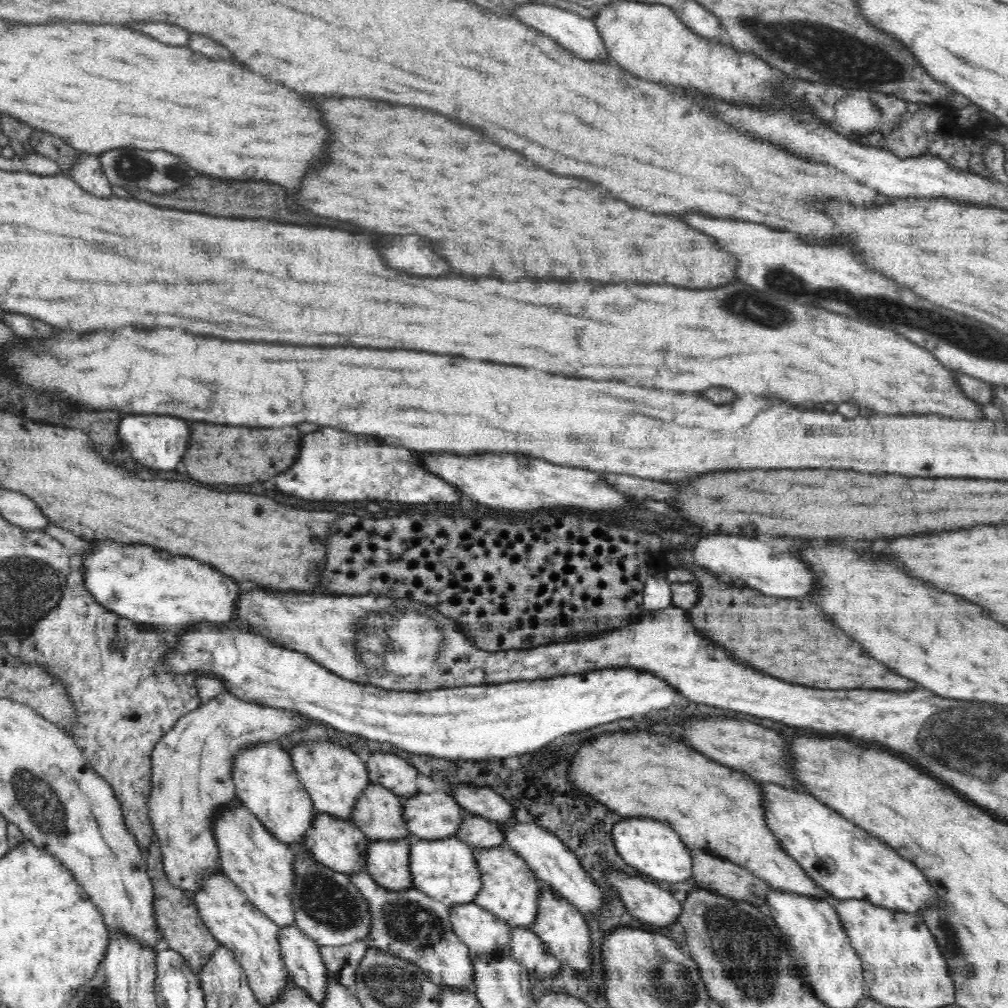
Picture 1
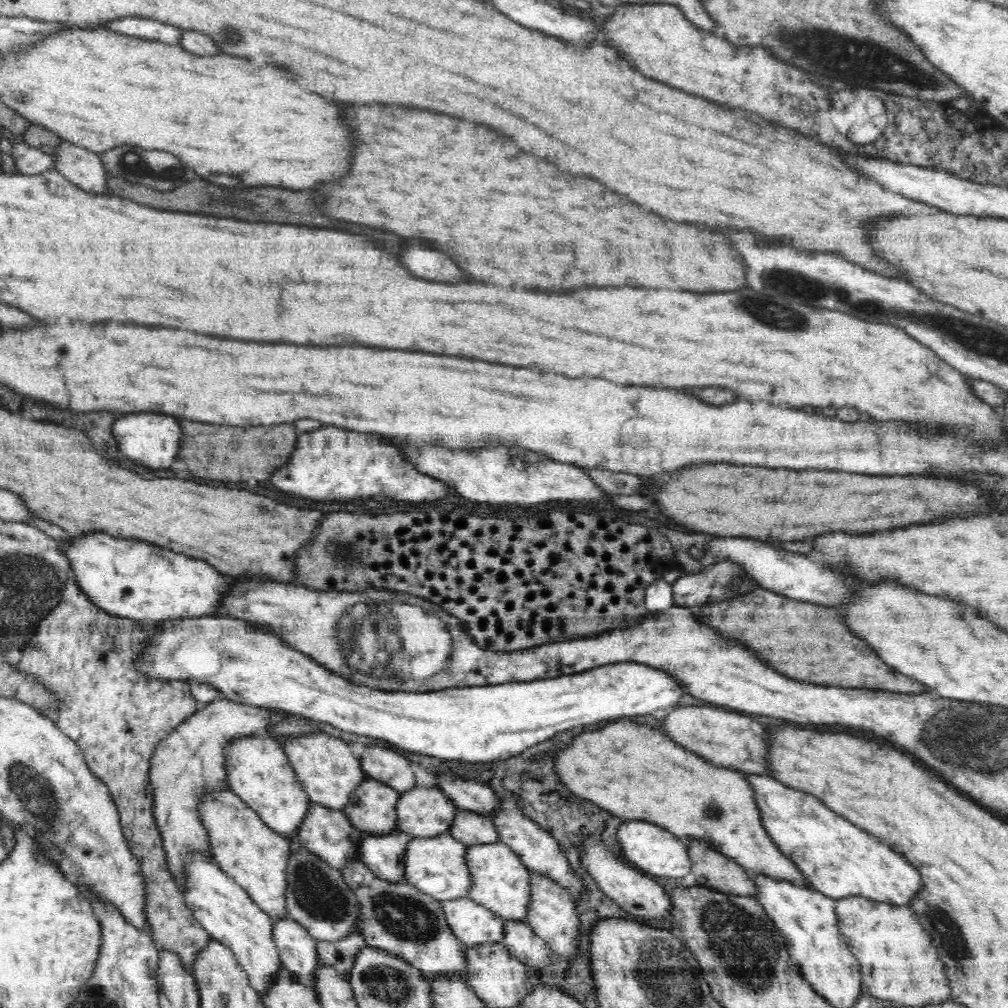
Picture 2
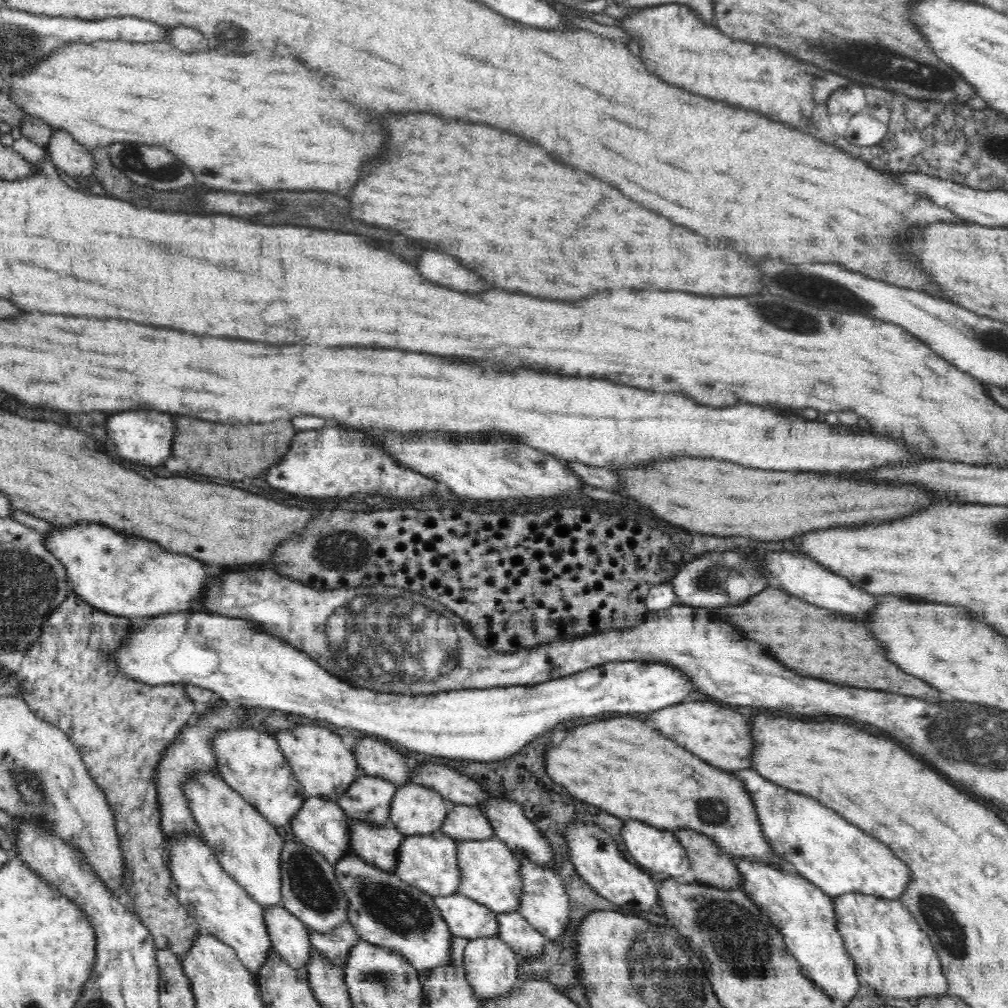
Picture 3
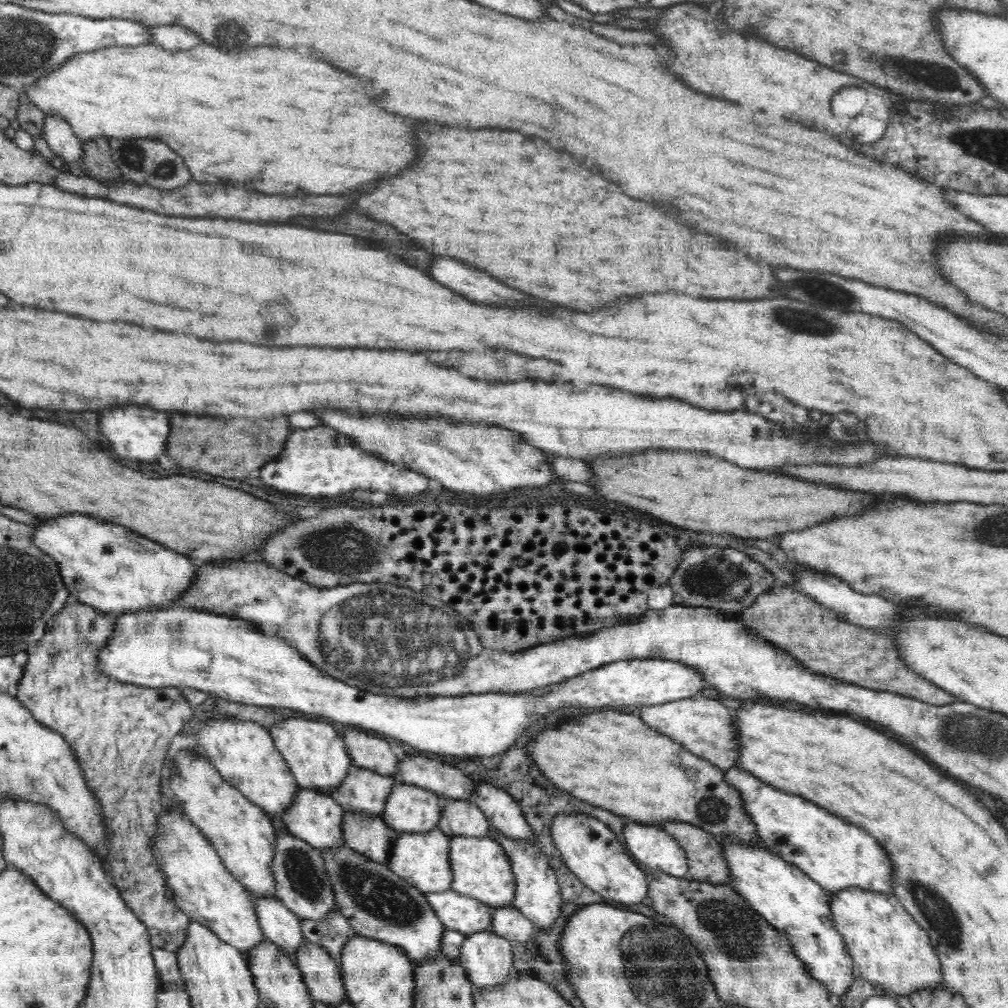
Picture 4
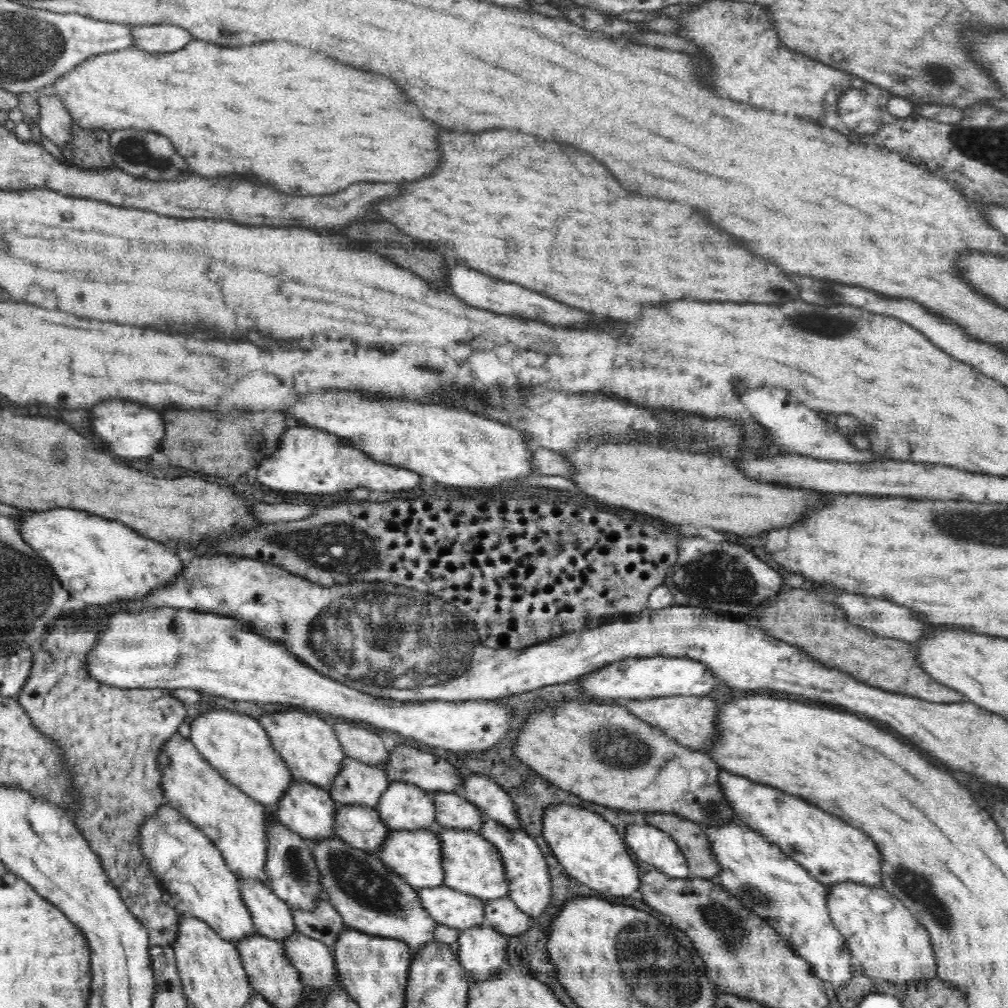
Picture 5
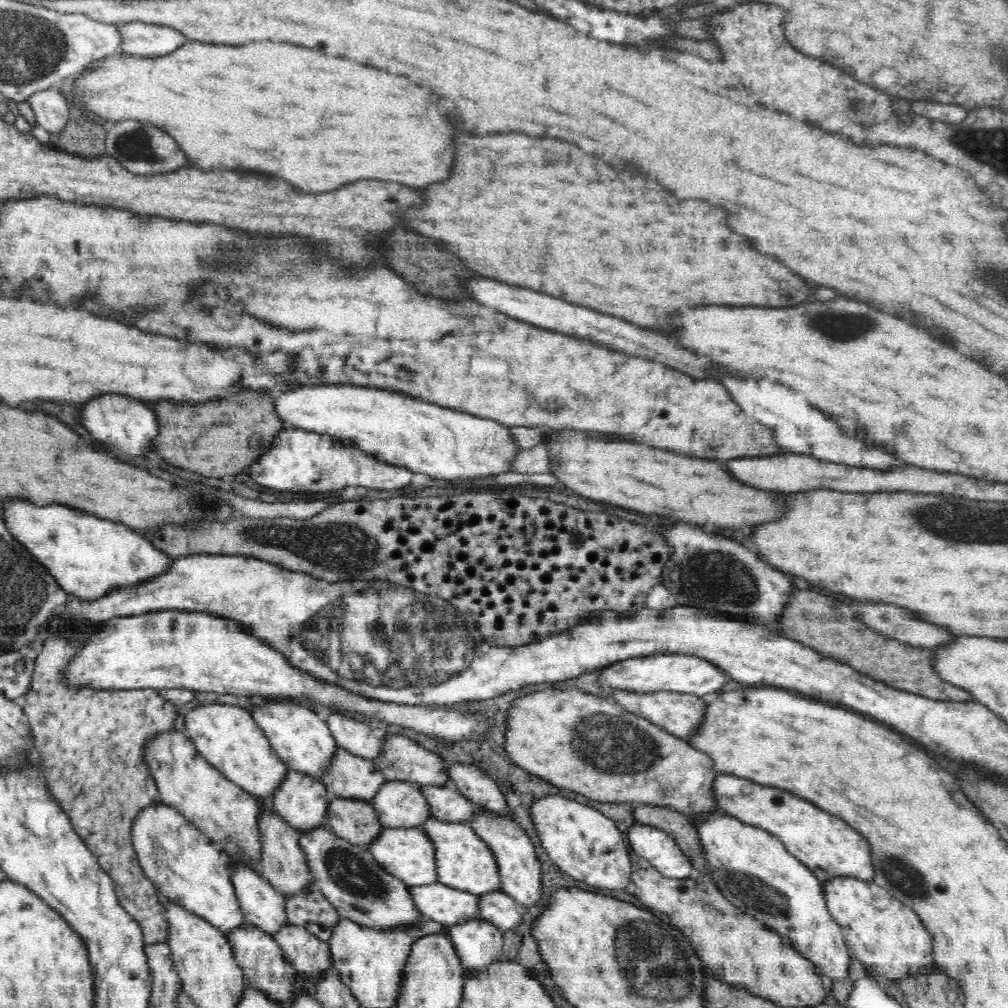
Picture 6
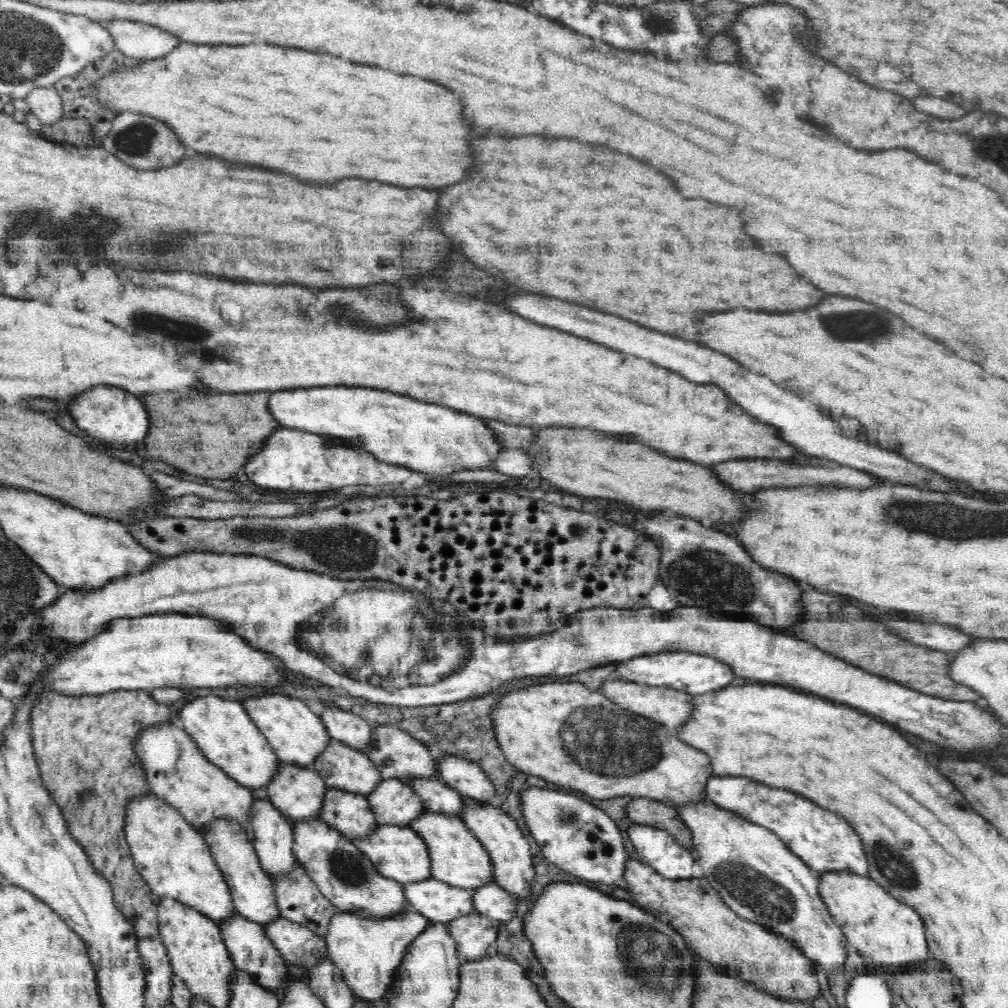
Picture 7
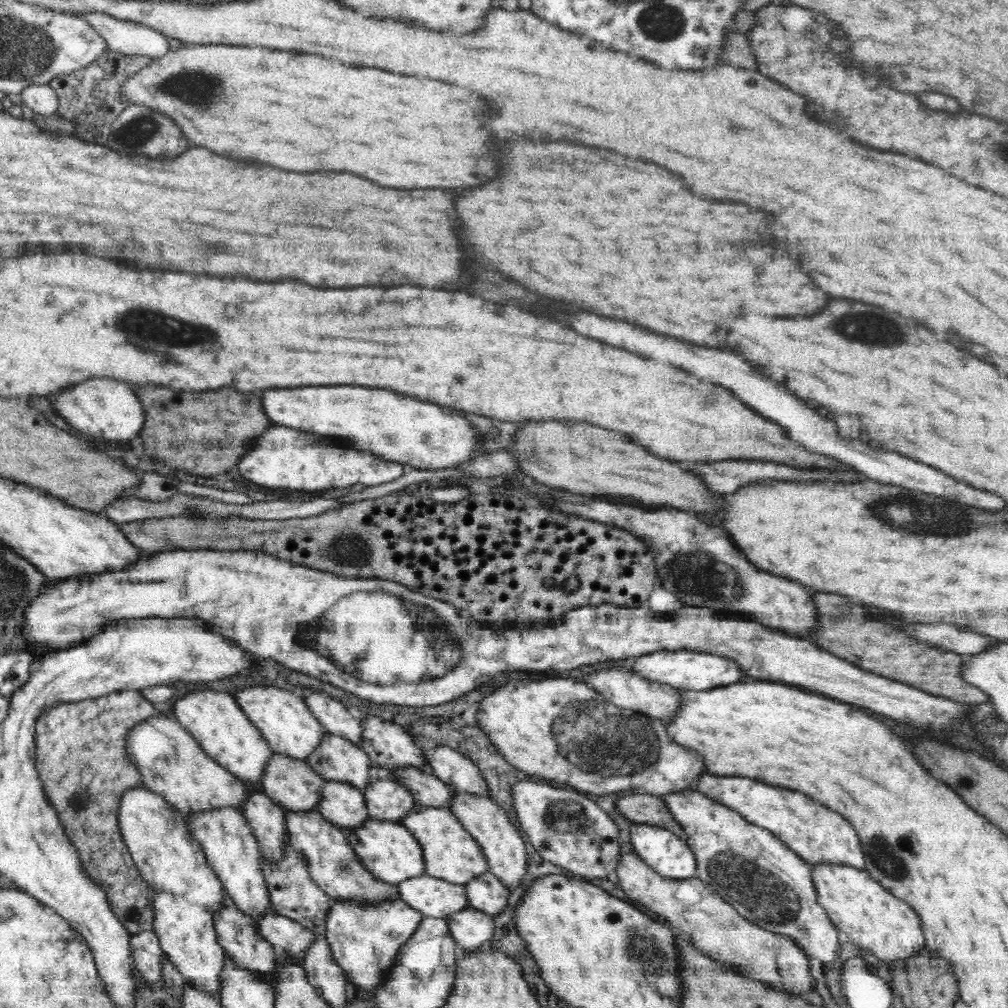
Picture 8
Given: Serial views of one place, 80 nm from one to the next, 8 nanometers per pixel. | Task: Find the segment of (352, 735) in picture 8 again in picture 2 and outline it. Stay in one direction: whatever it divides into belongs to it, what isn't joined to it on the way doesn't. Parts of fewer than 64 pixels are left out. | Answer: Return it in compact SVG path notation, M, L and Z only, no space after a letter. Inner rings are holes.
M372 746L364 750L360 760L367 778L392 786L400 794L416 787L410 762L392 750Z

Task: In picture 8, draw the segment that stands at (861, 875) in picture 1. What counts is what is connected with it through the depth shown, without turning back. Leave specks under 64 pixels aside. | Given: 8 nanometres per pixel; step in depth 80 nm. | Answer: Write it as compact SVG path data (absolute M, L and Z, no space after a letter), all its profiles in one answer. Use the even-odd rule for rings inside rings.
M710 773L699 779L698 792L739 812L755 826L770 830L770 833L811 866L828 863L845 864L860 870L865 868L860 840L850 822L846 822L838 812L832 812L822 804L806 798L806 794L760 784L742 776L722 777Z

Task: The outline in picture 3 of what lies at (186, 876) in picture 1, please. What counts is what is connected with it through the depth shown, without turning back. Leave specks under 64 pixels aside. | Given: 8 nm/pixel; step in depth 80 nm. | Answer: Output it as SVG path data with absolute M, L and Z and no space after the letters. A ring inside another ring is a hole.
M217 698L213 703L214 706L208 713L203 714L201 717L196 716L194 721L182 729L182 732L169 744L168 749L160 757L154 787L157 787L161 814L160 825L166 843L168 839L176 839L181 835L196 835L198 839L204 840L202 830L198 827L196 819L192 815L190 802L184 793L183 787L191 777L199 773L219 775L219 764L217 764L216 753L214 753L214 747L212 747L212 738L222 730L230 730L230 728L246 725L244 723L244 720L246 720L244 707L231 707L222 698Z

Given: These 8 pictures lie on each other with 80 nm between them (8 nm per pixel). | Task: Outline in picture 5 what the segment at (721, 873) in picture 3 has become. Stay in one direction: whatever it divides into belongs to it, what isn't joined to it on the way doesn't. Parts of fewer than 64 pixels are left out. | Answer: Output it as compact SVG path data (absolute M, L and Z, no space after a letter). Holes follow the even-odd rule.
M648 812L642 816L642 821L666 832L676 841L687 860L689 872L694 876L715 880L722 872L705 830L695 822L665 812Z

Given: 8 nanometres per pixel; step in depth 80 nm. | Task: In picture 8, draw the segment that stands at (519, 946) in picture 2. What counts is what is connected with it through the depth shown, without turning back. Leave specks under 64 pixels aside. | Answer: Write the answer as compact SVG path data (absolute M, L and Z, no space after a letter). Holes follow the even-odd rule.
M490 871L470 880L465 885L469 905L493 917L502 914L508 907L510 889Z

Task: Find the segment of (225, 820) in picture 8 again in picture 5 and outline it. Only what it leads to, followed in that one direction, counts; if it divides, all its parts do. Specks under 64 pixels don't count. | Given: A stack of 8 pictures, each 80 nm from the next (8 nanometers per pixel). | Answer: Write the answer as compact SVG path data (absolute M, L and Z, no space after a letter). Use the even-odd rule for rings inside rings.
M242 878L239 880L238 885L240 885L240 894L245 901L247 910L250 911L258 935L284 943L286 938L290 938L294 934L297 928L291 910L286 902L274 895L271 887L264 886L260 881L253 878Z

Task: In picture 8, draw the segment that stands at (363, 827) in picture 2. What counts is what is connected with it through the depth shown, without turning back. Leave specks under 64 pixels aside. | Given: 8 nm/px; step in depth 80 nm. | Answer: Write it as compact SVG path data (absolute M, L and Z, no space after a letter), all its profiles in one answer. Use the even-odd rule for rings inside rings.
M325 733L322 736L320 746L314 750L313 754L308 756L307 763L325 782L346 783L346 785L352 785L360 791L383 777L382 769L373 764L372 759L364 749L356 746L352 741L335 734Z

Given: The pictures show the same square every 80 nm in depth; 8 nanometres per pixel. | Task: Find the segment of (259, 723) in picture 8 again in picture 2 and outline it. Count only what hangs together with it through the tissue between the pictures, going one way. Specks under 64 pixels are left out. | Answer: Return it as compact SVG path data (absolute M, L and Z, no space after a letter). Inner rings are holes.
M311 733L287 737L282 747L310 803L318 806L344 811L354 790L367 778L363 773L361 760L352 755L348 744L328 734Z

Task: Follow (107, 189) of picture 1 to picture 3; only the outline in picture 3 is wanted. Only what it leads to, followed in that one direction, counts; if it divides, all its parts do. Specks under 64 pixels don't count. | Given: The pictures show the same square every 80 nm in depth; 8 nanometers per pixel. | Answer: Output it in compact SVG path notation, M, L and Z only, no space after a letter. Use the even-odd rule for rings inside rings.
M52 130L47 152L54 166L85 185L95 182L94 155L63 130Z

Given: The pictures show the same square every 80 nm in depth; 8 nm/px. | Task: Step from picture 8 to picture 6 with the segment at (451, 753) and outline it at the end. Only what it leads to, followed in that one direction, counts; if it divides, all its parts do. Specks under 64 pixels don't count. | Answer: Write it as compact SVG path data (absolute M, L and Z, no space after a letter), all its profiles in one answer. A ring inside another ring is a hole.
M449 764L449 779L474 806L507 817L507 801L492 778L466 764Z

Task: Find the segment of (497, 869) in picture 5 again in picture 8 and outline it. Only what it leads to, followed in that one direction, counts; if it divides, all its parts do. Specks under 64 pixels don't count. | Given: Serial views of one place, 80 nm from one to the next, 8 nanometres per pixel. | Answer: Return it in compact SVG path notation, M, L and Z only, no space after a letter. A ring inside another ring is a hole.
M416 803L401 823L422 846L426 874L452 884L466 885L489 871L488 861L480 845L463 828L450 808L430 808Z

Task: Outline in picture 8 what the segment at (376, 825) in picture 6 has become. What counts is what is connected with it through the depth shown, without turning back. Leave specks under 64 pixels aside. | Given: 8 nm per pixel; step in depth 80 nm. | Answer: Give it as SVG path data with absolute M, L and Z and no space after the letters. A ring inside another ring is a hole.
M325 782L316 810L339 829L358 829L370 819L363 792L346 783Z

